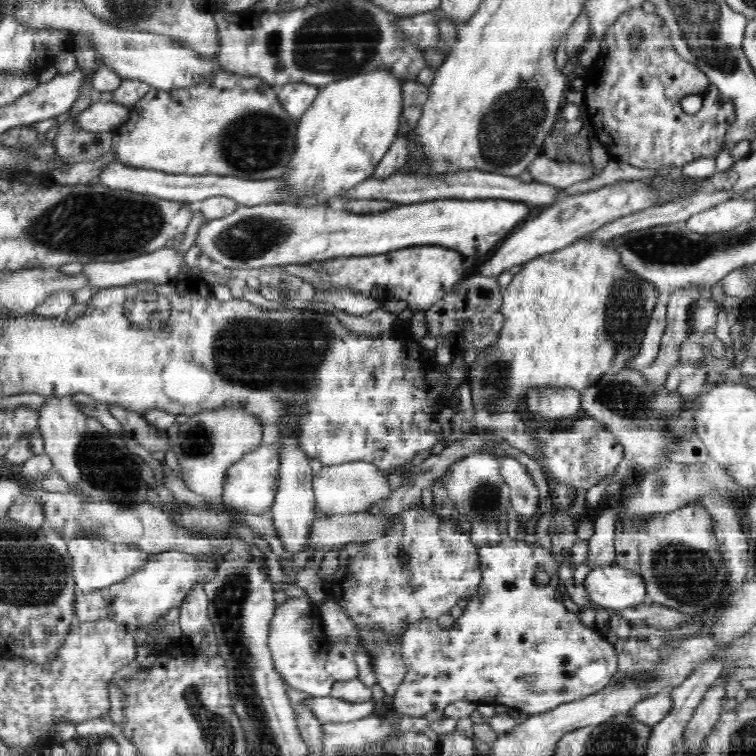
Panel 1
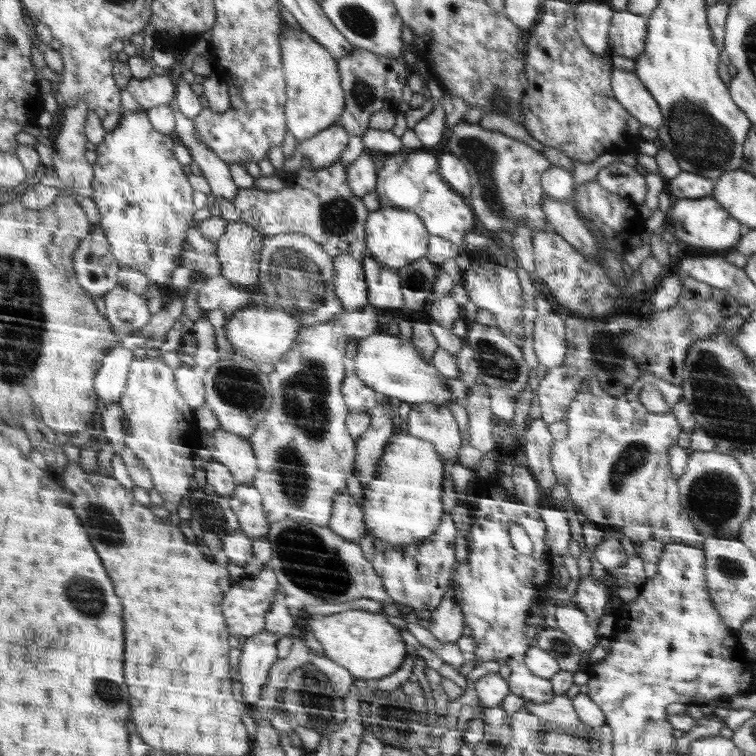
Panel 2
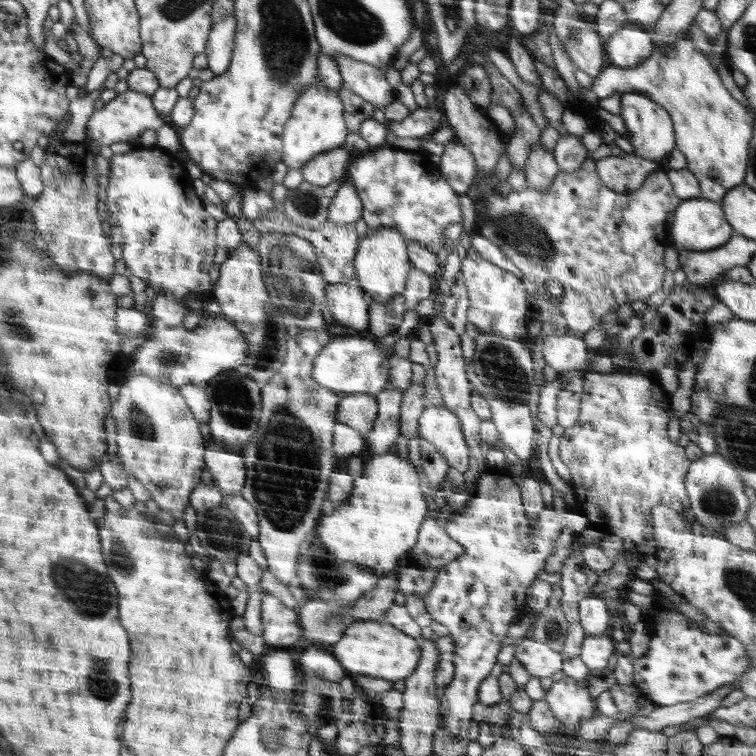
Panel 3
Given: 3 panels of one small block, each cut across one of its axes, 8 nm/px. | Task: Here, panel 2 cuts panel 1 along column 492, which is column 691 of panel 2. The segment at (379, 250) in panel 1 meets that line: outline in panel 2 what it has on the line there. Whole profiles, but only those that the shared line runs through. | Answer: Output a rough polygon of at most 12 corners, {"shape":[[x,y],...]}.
{"shape":[[714,197],[674,200],[666,228],[700,254],[740,242]]}

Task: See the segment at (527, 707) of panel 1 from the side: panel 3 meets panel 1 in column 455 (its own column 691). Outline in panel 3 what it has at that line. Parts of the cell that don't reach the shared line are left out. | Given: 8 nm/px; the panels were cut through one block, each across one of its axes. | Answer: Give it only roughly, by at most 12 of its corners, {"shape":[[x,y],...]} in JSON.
{"shape":[[674,605],[643,616],[633,684],[654,704],[736,686],[750,656]]}

